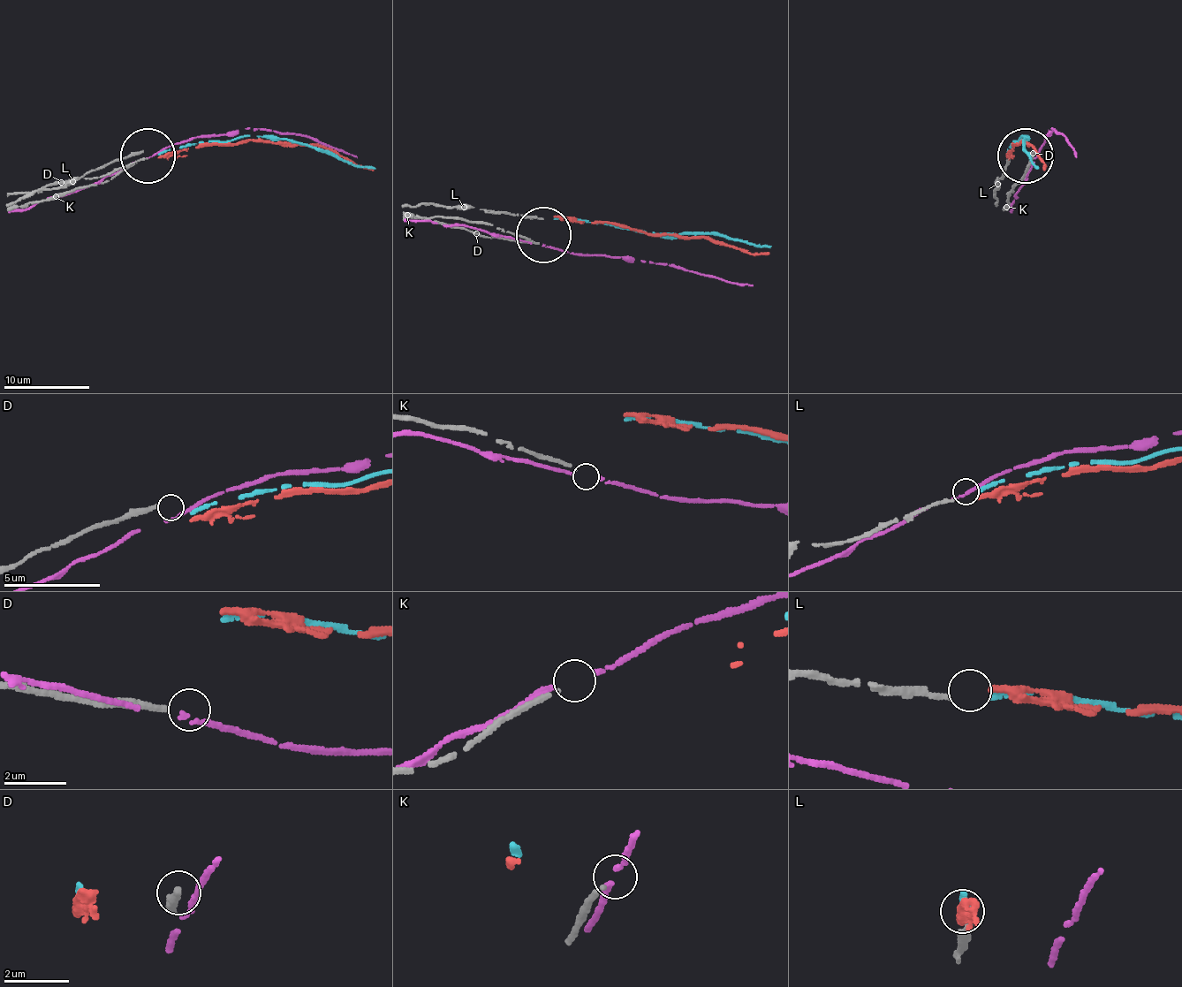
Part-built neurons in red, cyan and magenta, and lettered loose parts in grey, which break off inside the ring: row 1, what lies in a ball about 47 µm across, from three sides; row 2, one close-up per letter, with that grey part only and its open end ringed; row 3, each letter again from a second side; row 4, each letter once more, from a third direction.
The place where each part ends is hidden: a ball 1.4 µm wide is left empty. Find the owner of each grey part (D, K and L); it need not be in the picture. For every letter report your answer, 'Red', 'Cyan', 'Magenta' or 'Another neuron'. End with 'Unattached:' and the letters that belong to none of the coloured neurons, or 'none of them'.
D: Another neuron
K: Another neuron
L: Cyan
Unattached: D, K

